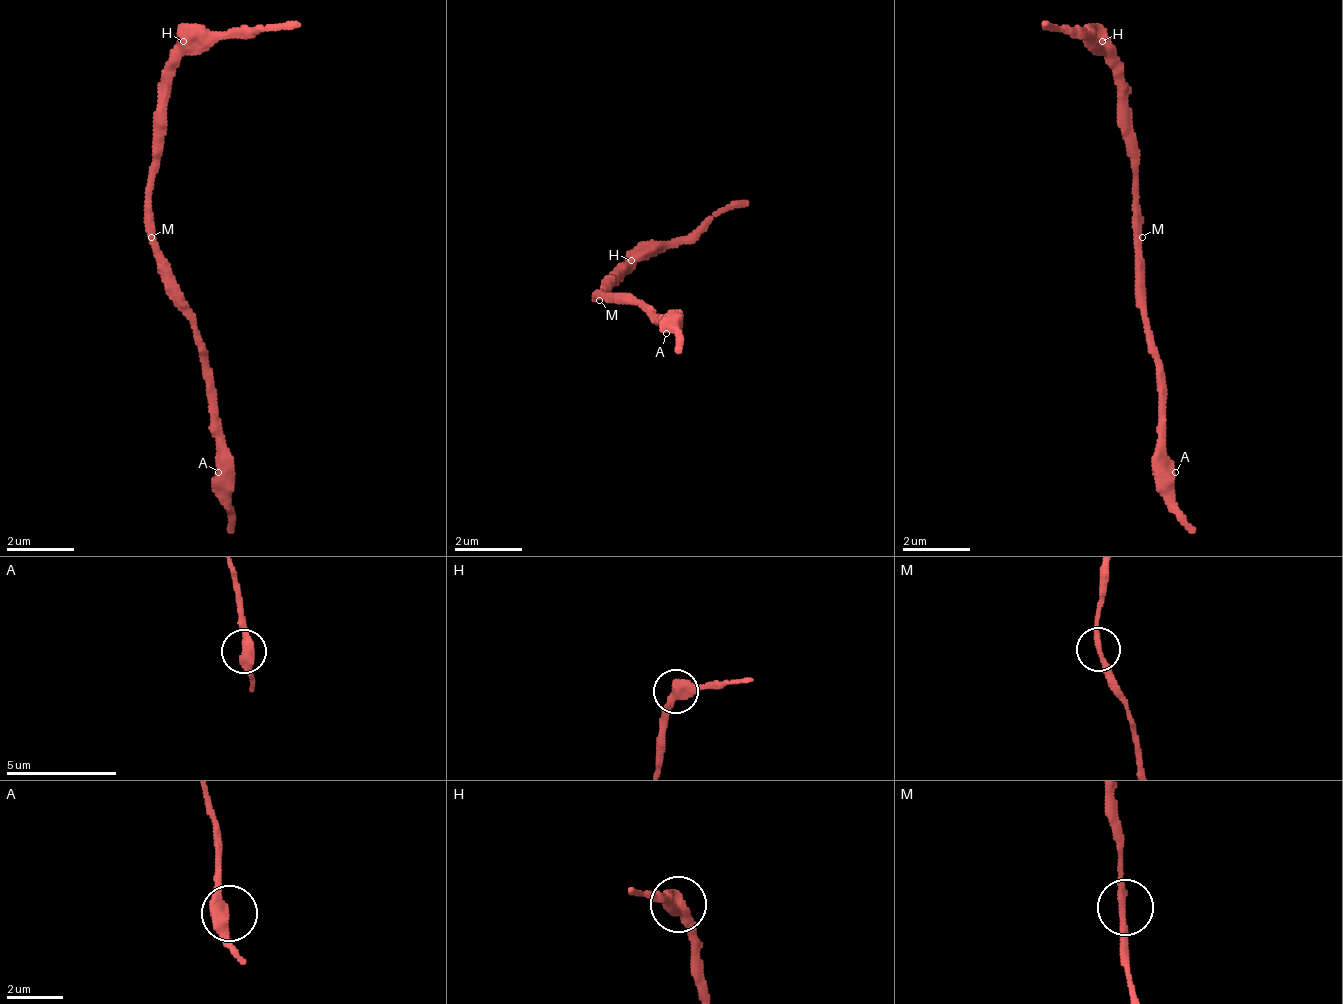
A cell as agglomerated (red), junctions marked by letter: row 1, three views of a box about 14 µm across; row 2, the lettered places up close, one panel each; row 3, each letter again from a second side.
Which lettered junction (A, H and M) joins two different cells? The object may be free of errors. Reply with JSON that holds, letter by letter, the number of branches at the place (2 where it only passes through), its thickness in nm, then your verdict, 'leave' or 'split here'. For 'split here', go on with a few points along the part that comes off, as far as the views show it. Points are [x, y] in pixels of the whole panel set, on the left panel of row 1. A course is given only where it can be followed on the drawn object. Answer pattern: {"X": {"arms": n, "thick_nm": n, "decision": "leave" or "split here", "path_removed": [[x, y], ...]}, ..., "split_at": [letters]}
{"A": {"arms": 2, "thick_nm": 440, "decision": "leave"}, "H": {"arms": 2, "thick_nm": 440, "decision": "split here", "path_removed": [[185, 44], [302, 27]]}, "M": {"arms": 2, "thick_nm": 240, "decision": "leave"}, "split_at": ["H"]}

